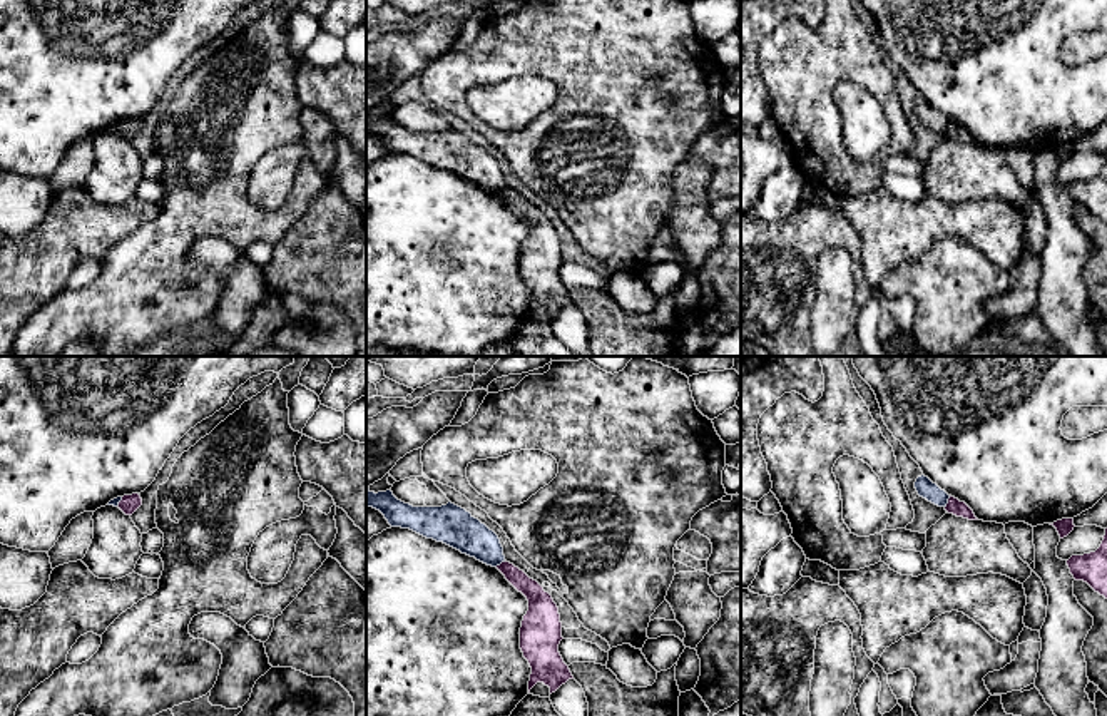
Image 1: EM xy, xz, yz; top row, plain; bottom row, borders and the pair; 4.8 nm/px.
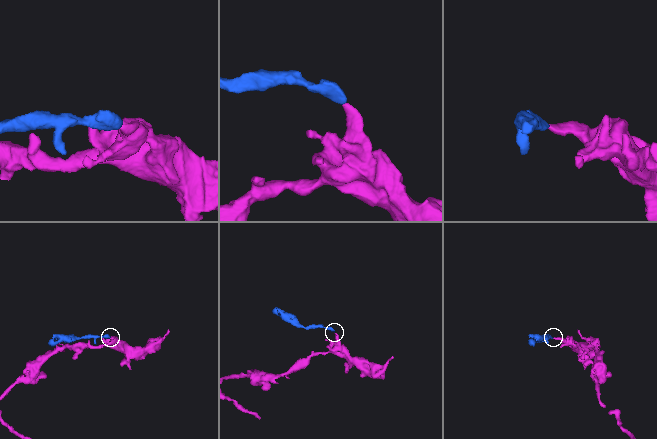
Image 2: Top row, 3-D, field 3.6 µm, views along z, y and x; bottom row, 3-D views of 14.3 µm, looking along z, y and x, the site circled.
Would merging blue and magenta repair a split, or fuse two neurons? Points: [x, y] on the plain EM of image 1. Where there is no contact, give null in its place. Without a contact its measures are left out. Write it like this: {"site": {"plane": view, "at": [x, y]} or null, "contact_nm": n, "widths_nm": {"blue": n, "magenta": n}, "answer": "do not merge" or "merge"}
{"site": {"plane": "yz", "at": [947, 127]}, "contact_nm": 70, "widths_nm": {"blue": 90, "magenta": 80}, "answer": "do not merge"}

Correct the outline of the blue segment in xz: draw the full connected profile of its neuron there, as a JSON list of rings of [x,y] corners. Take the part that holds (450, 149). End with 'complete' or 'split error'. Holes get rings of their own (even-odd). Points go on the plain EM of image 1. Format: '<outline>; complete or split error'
[[[366,112],[366,130],[380,136],[391,152],[410,154],[492,192],[505,187],[498,161],[451,127],[441,132],[413,132],[398,125],[391,115],[375,119]]]; complete

